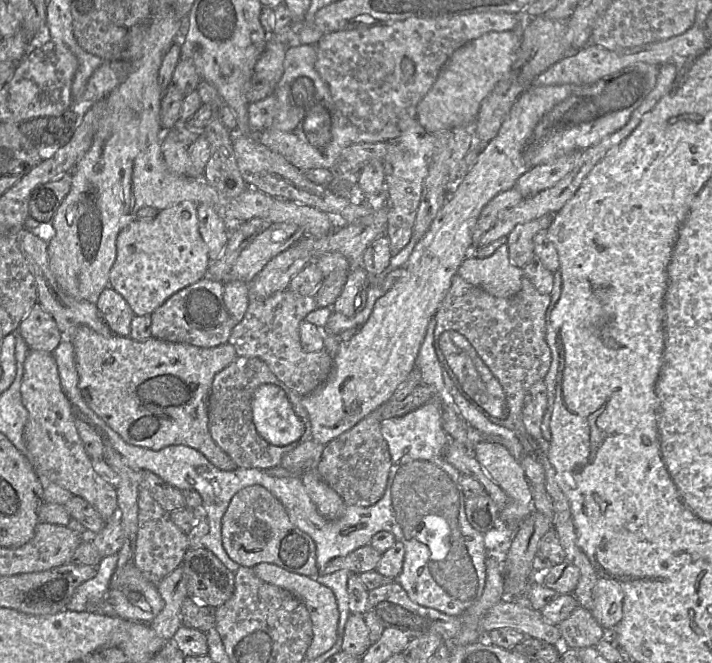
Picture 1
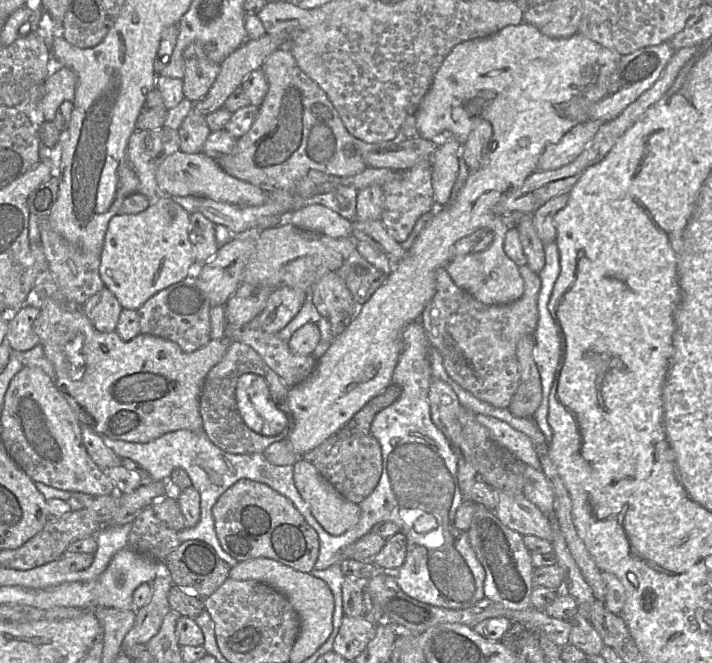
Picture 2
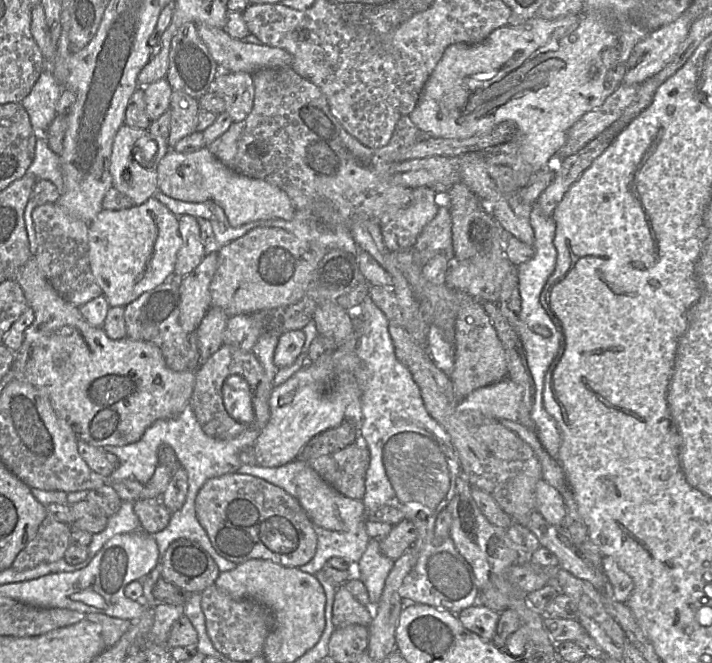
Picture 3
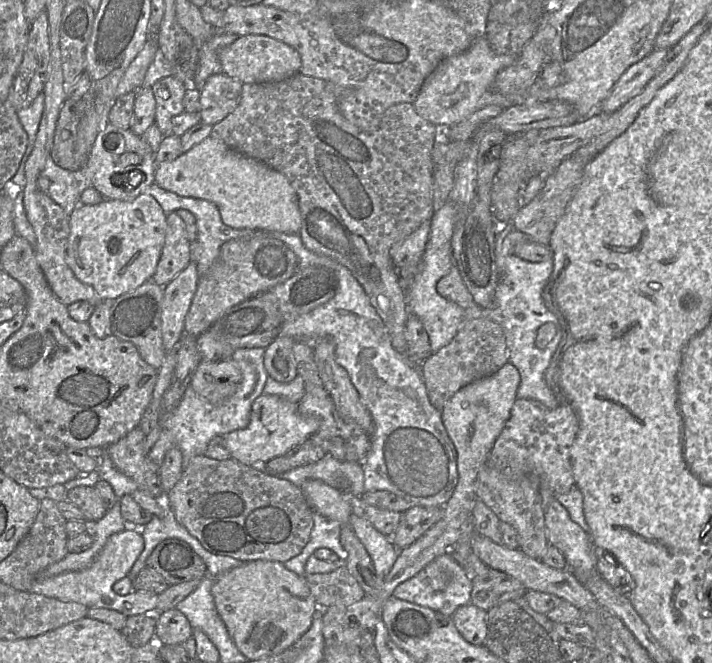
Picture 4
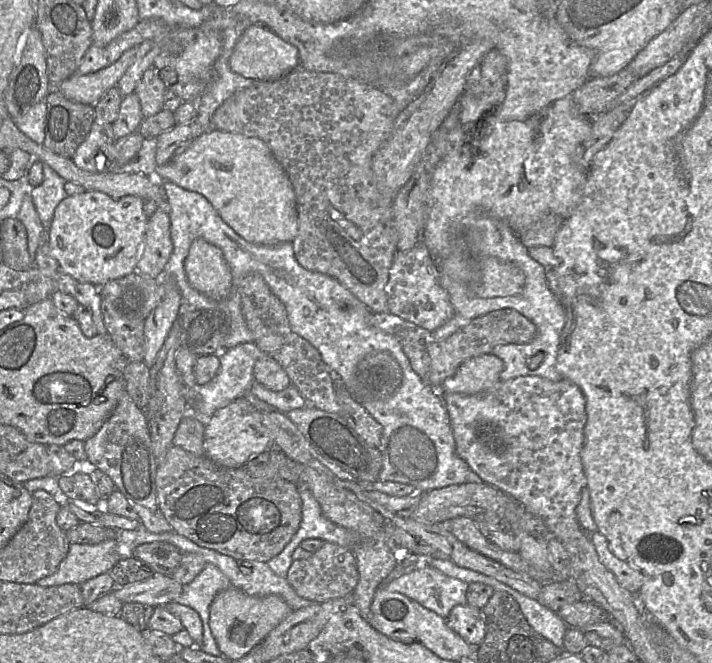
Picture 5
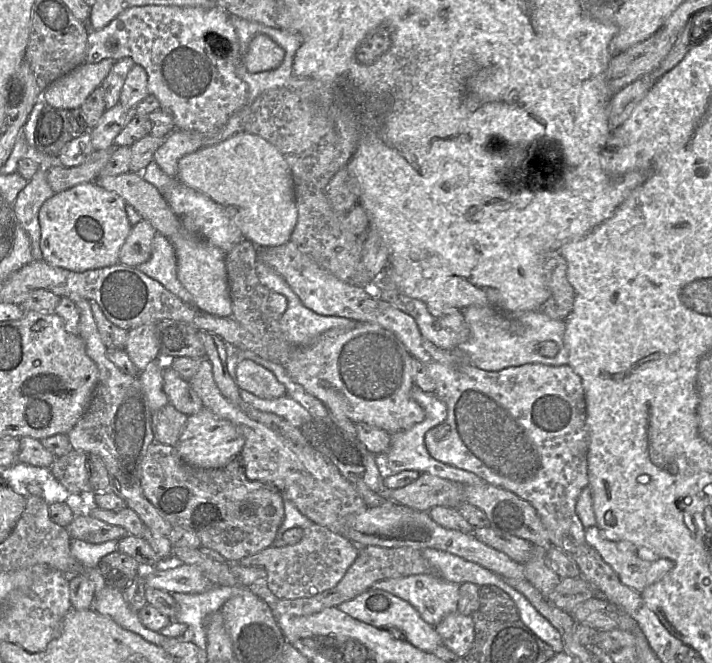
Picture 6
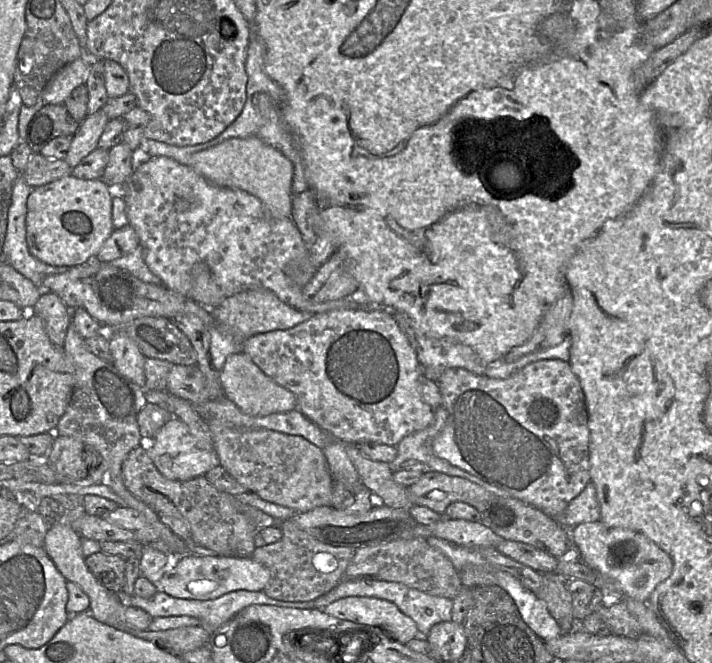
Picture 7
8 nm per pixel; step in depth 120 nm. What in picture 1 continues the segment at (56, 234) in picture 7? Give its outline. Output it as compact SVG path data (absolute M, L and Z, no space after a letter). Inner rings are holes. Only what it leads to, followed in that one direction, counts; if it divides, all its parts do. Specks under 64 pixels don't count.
M180 202L149 221L133 221L119 233L109 287L127 301L135 315L152 314L170 296L206 276L211 261L199 232L197 207L193 202Z

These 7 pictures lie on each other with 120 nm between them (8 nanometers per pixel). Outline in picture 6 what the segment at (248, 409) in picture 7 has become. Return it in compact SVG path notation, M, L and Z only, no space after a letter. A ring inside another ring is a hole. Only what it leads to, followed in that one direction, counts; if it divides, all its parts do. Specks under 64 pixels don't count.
M249 359L237 363L235 380L240 390L259 398L274 399L287 394L287 388L273 372Z

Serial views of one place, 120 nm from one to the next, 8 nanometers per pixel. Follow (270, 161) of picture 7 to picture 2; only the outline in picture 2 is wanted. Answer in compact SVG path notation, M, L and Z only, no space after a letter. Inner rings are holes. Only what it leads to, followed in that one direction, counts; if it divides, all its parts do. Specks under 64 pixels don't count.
M177 151L167 156L156 170L156 180L159 189L171 197L204 197L238 206L259 206L269 197L269 193L259 187L227 174L214 159L203 153Z

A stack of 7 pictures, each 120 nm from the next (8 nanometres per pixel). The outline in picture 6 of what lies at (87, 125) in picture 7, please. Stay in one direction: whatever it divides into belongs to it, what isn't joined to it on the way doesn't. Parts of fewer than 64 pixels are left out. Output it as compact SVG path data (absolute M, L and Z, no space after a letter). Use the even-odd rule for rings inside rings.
M117 103L105 111L99 123L90 130L94 150L104 150L113 145L116 136L131 121L135 112Z

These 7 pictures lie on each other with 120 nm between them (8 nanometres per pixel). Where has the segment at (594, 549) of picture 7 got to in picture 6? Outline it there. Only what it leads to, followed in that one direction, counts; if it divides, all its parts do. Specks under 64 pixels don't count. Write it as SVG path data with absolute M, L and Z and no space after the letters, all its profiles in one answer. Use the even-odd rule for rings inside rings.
M596 525L585 530L585 539L611 566L620 581L639 593L663 578L674 566L673 561L666 558L643 558L632 544L607 538Z

